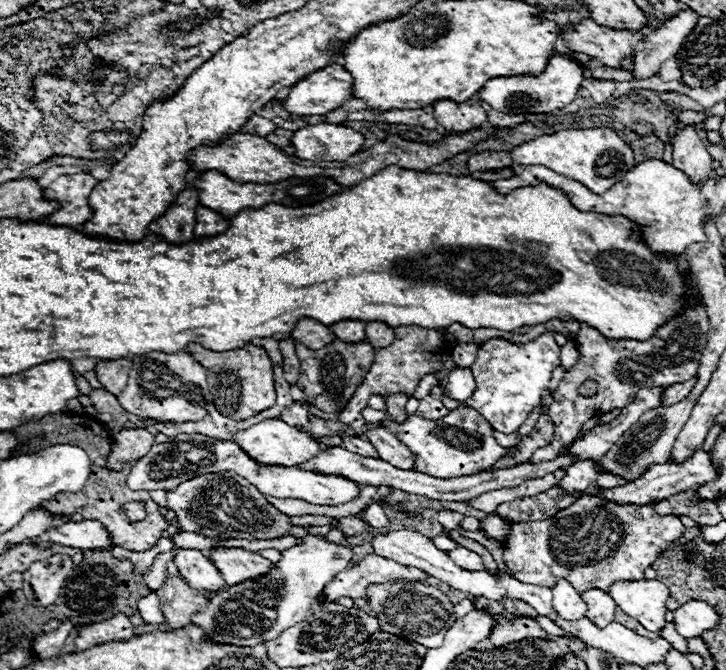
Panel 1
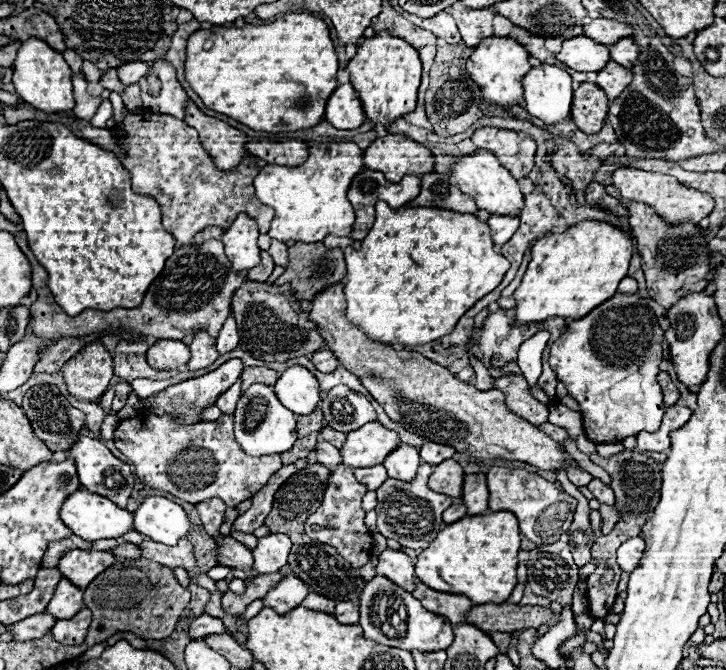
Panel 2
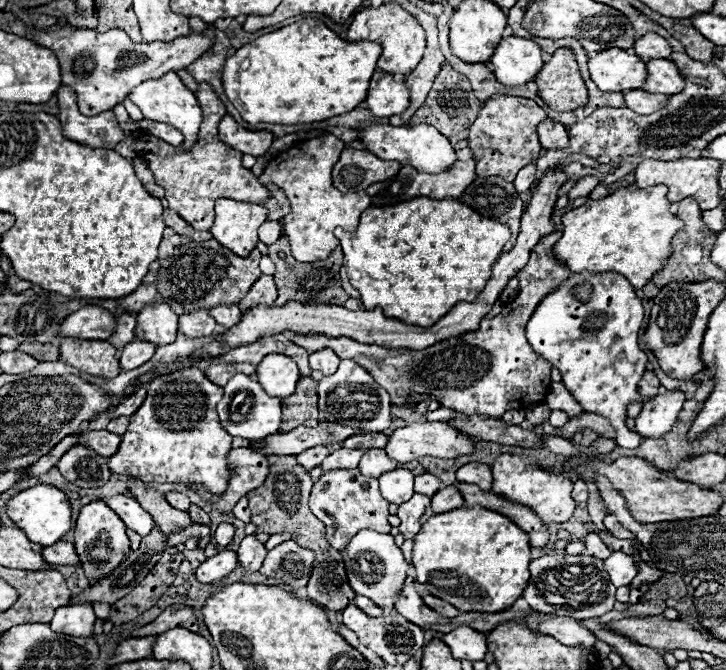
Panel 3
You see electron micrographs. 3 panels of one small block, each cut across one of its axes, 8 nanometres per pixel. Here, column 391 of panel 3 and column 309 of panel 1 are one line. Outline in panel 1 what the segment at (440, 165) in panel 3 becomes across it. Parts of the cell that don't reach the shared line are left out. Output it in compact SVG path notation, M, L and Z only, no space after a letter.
M322 122L296 130L292 146L302 160L346 160L362 150L364 136L348 126Z

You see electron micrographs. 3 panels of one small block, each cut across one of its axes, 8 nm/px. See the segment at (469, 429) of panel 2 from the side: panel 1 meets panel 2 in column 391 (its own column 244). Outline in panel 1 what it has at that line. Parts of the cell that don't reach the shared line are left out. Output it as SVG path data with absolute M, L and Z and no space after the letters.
M190 344L188 350L194 356L194 360L200 362L208 370L210 394L212 394L214 406L218 408L220 414L224 414L232 420L242 420L242 418L250 418L256 412L262 412L276 404L272 362L262 346L246 344L236 350L214 352L200 344Z

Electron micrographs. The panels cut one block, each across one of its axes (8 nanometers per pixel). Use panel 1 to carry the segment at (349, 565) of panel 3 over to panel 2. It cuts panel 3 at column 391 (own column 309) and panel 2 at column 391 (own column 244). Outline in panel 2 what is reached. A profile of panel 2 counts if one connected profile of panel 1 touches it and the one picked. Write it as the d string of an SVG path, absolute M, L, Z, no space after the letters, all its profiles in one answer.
M376 574L360 594L360 626L364 628L364 638L404 650L436 652L446 650L454 640L452 624L444 616L424 610L420 600L380 574Z

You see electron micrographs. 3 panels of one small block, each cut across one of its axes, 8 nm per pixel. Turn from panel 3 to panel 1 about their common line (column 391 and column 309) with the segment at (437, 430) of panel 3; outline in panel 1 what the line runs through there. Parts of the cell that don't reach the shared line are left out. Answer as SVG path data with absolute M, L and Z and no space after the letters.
M268 418L242 432L236 432L232 442L236 442L254 462L268 464L268 466L296 466L296 464L302 464L308 458L316 456L320 450L318 442L314 442L314 438L310 434L304 434L298 428L292 428L286 422L280 422L276 418Z

